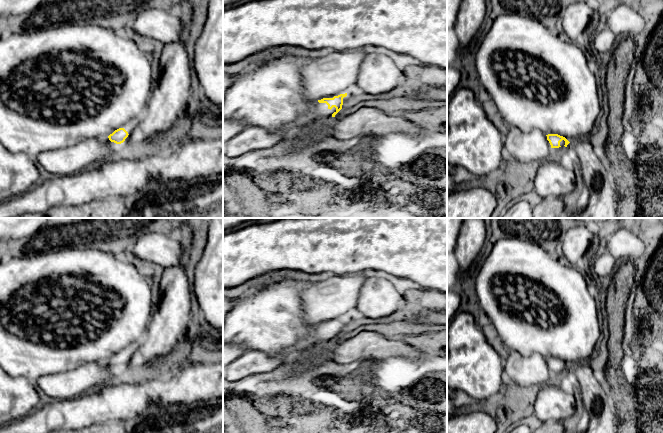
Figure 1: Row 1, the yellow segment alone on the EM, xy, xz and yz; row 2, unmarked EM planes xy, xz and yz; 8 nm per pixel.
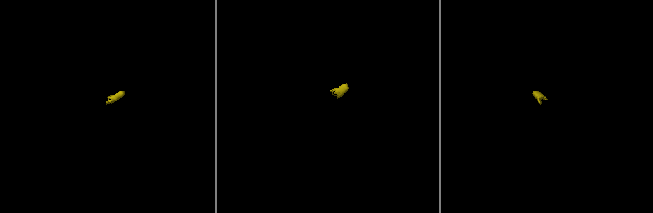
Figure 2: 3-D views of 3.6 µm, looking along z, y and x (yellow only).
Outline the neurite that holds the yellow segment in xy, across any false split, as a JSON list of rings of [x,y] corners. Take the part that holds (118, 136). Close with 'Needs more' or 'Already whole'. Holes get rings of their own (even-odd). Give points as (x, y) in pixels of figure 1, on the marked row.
[[[134,118],[130,120],[124,128],[119,128],[115,130],[112,134],[108,136],[111,142],[116,144],[121,144],[125,141],[125,139],[132,134],[137,133],[137,125],[138,125],[138,118]]]. Needs more

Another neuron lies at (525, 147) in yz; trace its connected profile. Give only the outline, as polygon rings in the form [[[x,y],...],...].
[[[514,126],[509,127],[504,148],[506,155],[524,164],[553,157],[547,136],[539,129],[523,132]]]

